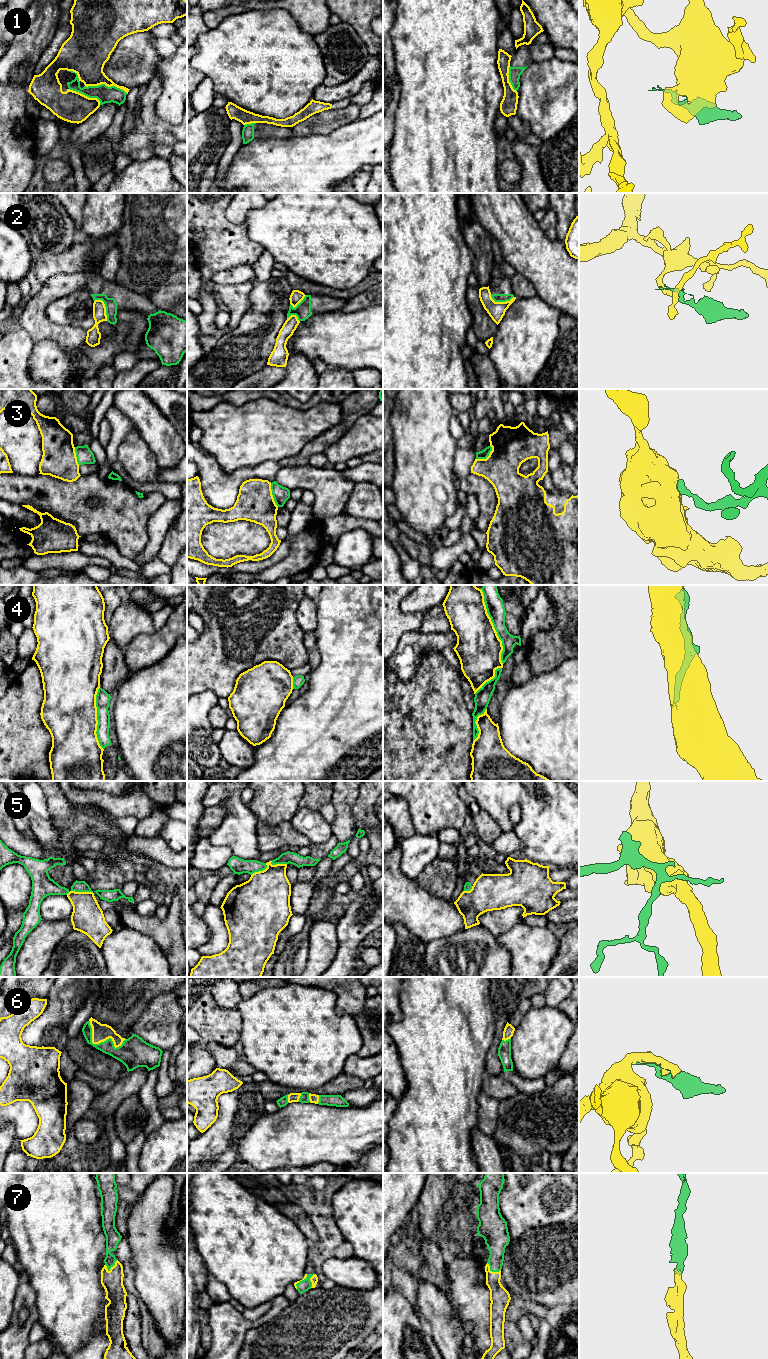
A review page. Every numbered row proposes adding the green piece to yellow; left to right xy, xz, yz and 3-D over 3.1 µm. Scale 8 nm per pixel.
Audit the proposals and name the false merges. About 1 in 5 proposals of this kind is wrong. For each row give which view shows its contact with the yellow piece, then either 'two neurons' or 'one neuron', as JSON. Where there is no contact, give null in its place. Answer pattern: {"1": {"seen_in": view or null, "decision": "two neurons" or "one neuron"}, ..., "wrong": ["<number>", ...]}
{"1": {"seen_in": "xy", "decision": "two neurons"}, "2": {"seen_in": "xy", "decision": "two neurons"}, "3": {"seen_in": "xz", "decision": "two neurons"}, "4": {"seen_in": "yz", "decision": "two neurons"}, "5": {"seen_in": "xy", "decision": "two neurons"}, "6": {"seen_in": "xy", "decision": "one neuron"}, "7": {"seen_in": "xy", "decision": "one neuron"}, "wrong": ["1", "2", "3", "4", "5"]}

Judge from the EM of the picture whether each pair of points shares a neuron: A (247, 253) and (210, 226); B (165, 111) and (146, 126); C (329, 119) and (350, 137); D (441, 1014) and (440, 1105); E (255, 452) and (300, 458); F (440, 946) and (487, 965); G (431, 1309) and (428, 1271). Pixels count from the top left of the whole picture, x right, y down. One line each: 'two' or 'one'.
A: one
B: two
C: two
D: one
E: two
F: one
G: two

